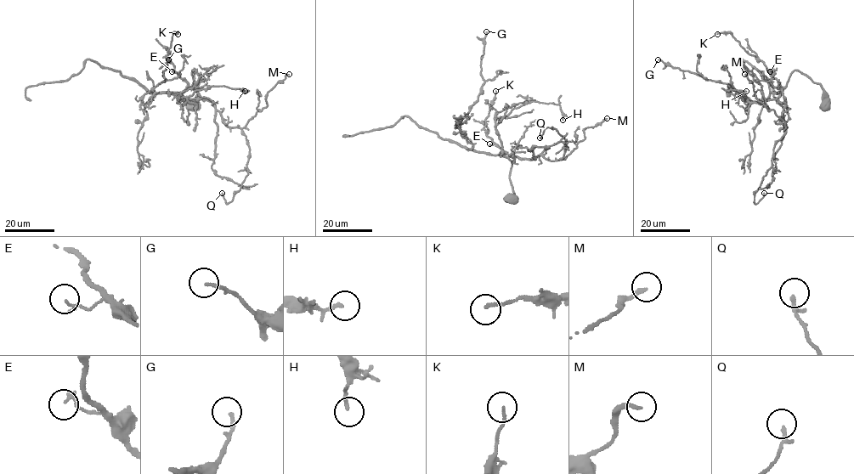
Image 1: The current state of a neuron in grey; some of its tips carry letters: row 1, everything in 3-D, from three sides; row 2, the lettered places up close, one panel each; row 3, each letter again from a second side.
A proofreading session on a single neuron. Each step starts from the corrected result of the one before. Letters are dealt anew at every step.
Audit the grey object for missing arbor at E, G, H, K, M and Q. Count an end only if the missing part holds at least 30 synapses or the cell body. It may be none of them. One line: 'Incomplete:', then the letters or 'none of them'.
Incomplete: none of them

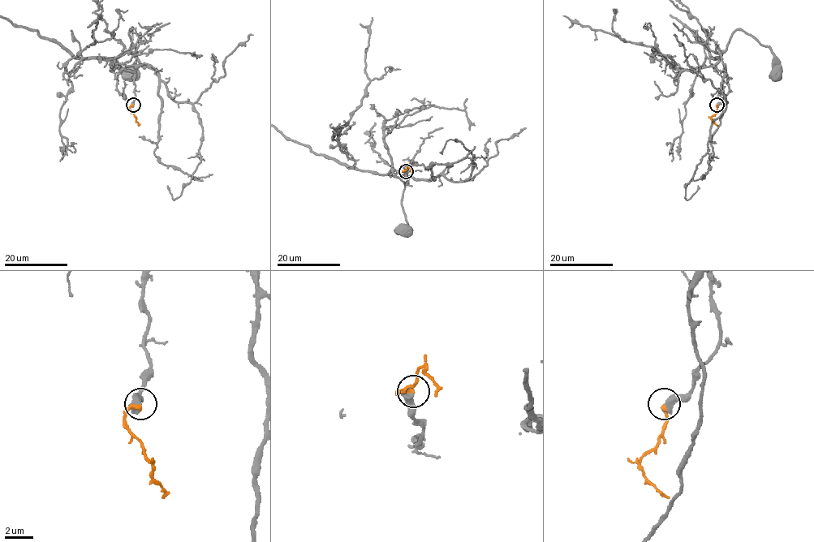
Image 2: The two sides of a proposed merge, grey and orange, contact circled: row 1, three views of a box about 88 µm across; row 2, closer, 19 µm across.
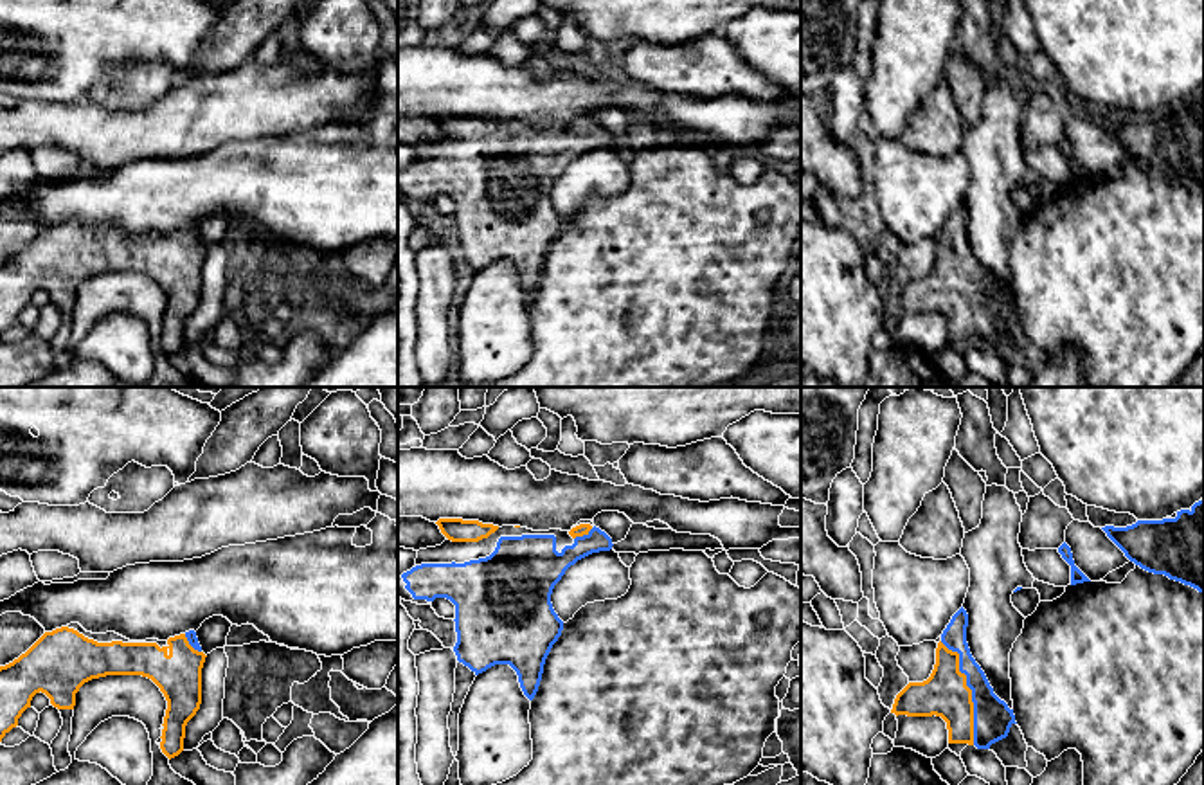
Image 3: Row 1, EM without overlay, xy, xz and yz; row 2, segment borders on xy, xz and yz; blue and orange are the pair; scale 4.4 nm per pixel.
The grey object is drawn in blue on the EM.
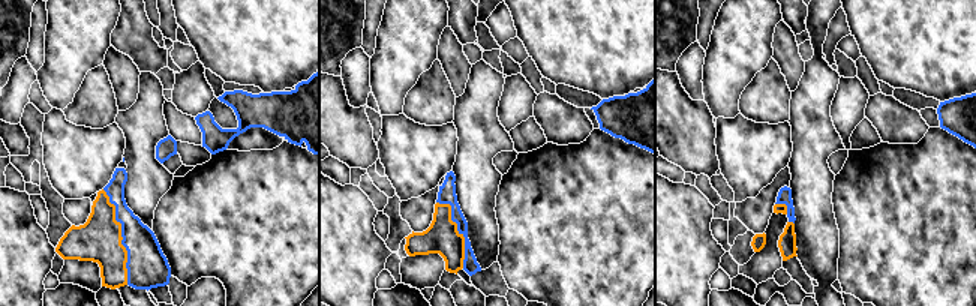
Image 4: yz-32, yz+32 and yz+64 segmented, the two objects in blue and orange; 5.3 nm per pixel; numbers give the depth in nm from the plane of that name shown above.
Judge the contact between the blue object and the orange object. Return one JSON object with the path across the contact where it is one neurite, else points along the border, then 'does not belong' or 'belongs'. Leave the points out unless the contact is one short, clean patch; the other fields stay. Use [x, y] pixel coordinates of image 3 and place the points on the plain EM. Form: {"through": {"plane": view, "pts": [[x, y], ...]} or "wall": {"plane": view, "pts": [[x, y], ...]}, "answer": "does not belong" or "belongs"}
{"answer": "belongs"}

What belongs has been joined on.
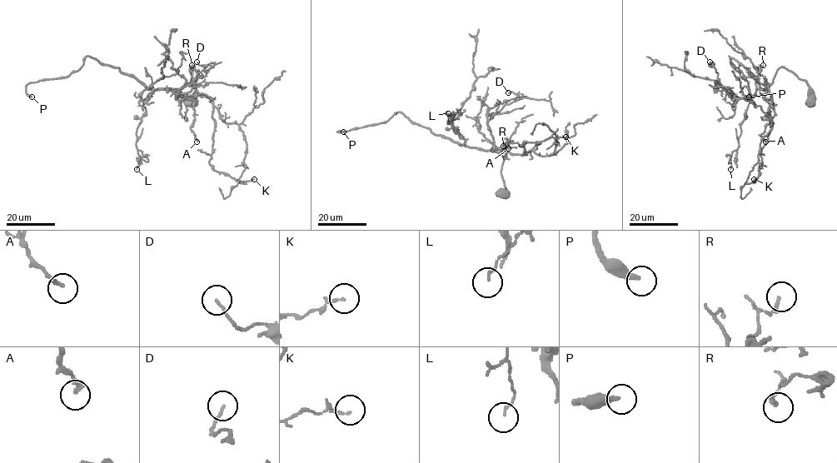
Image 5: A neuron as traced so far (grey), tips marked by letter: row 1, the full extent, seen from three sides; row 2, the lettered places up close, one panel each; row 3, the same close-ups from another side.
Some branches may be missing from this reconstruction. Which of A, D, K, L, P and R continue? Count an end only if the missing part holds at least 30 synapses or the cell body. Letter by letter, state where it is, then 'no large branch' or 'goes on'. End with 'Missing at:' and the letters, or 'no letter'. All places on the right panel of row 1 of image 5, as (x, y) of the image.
A: (765, 141) | no large branch
D: (709, 62) | no large branch
K: (754, 179) | no large branch
L: (730, 169) | no large branch
P: (749, 97) | goes on
R: (763, 65) | no large branch
Missing at: P

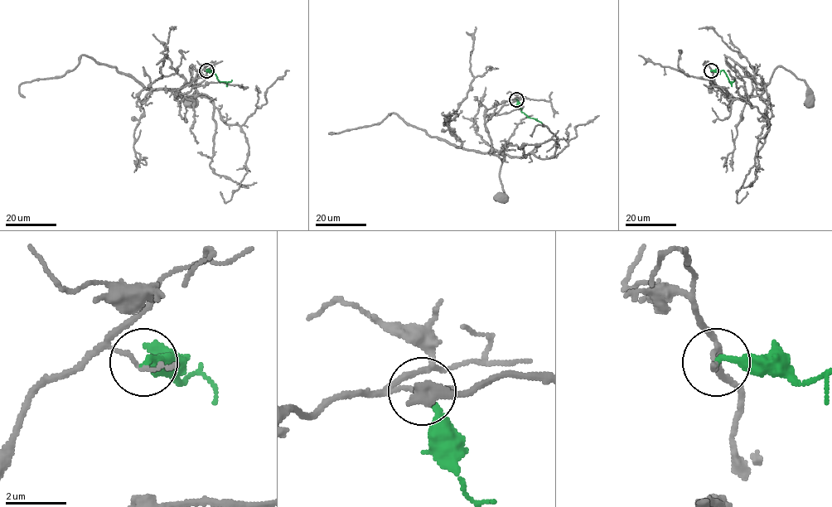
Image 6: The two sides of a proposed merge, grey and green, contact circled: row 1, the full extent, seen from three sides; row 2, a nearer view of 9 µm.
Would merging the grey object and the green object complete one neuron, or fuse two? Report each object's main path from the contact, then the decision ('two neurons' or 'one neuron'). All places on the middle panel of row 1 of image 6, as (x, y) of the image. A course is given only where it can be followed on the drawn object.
course grey (515, 99), (504, 100), (486, 112), (490, 152), (501, 161), (499, 178), (505, 195), (504, 201), (501, 198); course green (516, 99), (526, 117), (542, 123); two neurons

